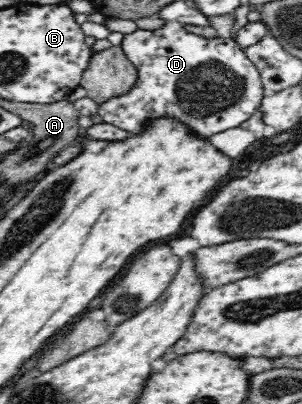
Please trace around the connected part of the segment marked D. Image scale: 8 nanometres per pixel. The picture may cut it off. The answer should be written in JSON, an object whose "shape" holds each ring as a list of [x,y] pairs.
{"shape":[[[165,22],[154,31],[137,29],[124,35],[120,47],[128,61],[136,66],[138,77],[124,95],[110,97],[98,105],[98,114],[104,123],[115,125],[131,135],[145,131],[156,117],[174,117],[182,125],[188,125],[198,137],[210,137],[243,124],[261,106],[264,85],[260,71],[232,38],[204,37],[188,32],[180,22]]]}

